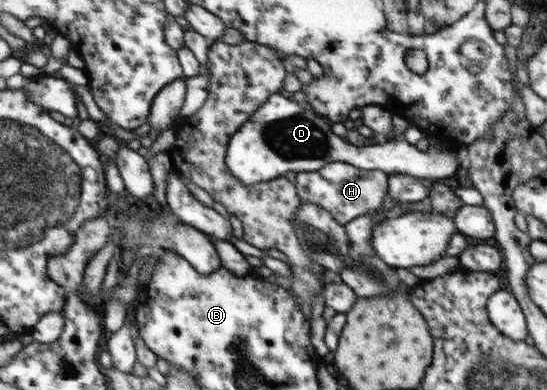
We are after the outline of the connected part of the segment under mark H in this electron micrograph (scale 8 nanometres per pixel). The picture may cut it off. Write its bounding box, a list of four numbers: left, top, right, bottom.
[295,162,389,225]

